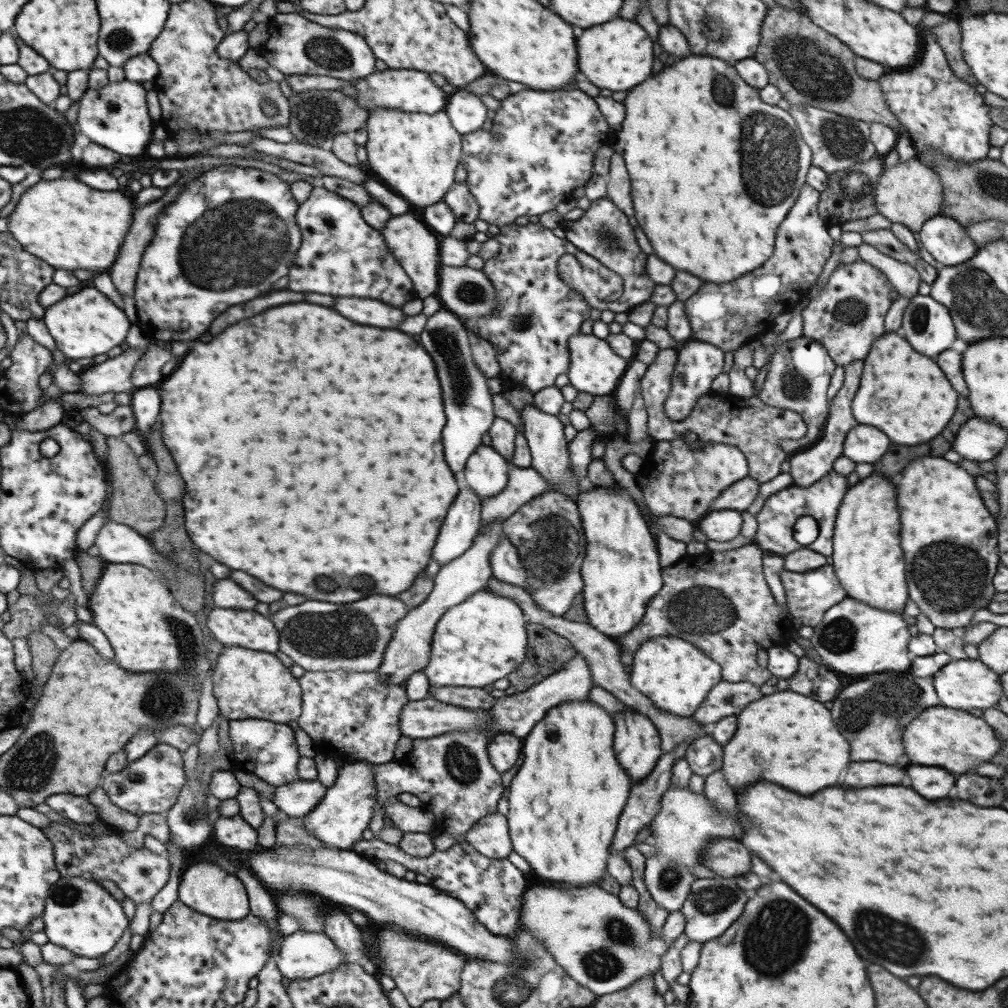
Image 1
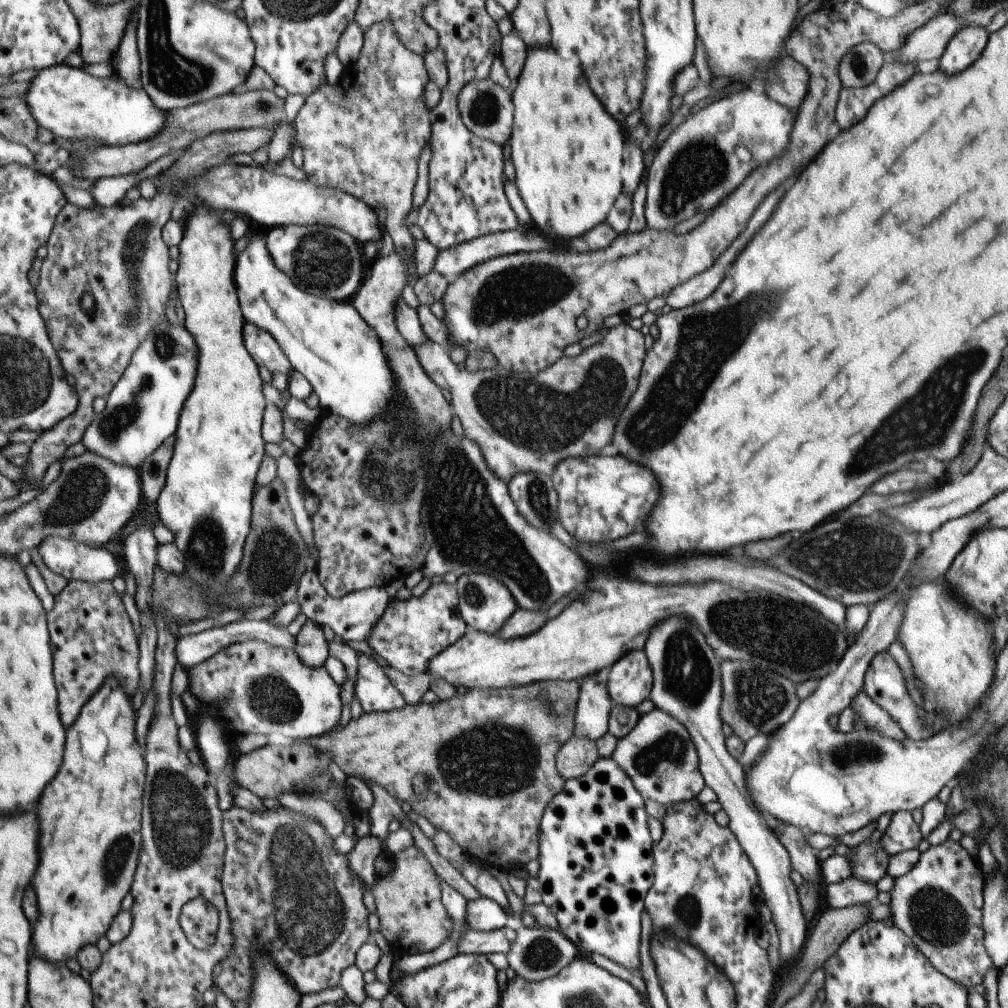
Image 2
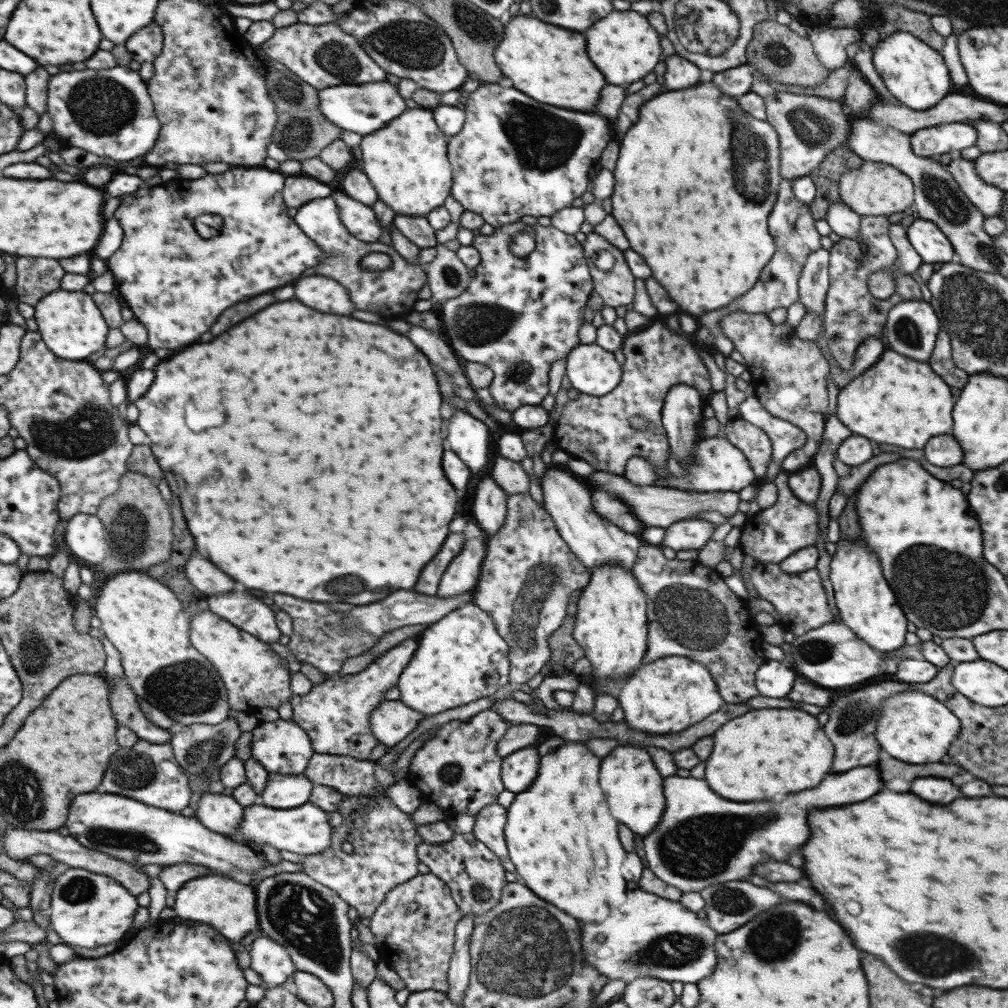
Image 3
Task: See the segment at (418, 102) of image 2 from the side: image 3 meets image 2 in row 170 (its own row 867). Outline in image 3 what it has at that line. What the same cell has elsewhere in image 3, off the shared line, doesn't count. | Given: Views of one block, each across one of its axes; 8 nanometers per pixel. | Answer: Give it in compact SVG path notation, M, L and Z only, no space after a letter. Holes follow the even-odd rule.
M375 762L374 779L378 786L373 792L342 795L335 810L341 814L342 824L332 828L331 844L324 852L300 857L302 871L315 882L335 891L348 906L355 908L359 918L370 917L386 892L418 874L416 846L422 842L410 815L401 812L386 797L386 788L397 782L393 763L383 766ZM343 842L351 844L353 852L350 855L341 851Z

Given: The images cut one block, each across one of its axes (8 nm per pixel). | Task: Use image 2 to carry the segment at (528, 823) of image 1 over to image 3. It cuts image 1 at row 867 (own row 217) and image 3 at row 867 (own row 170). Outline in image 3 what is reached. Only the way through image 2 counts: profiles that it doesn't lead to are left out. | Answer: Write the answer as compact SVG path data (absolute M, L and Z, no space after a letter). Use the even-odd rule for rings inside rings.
M567 742L541 756L535 780L523 792L514 795L506 808L504 824L507 856L523 884L541 900L555 904L559 910L583 922L605 920L609 906L621 904L625 894L625 880L619 872L625 852L617 840L617 822L611 818L597 786L597 770L599 758L581 742Z

